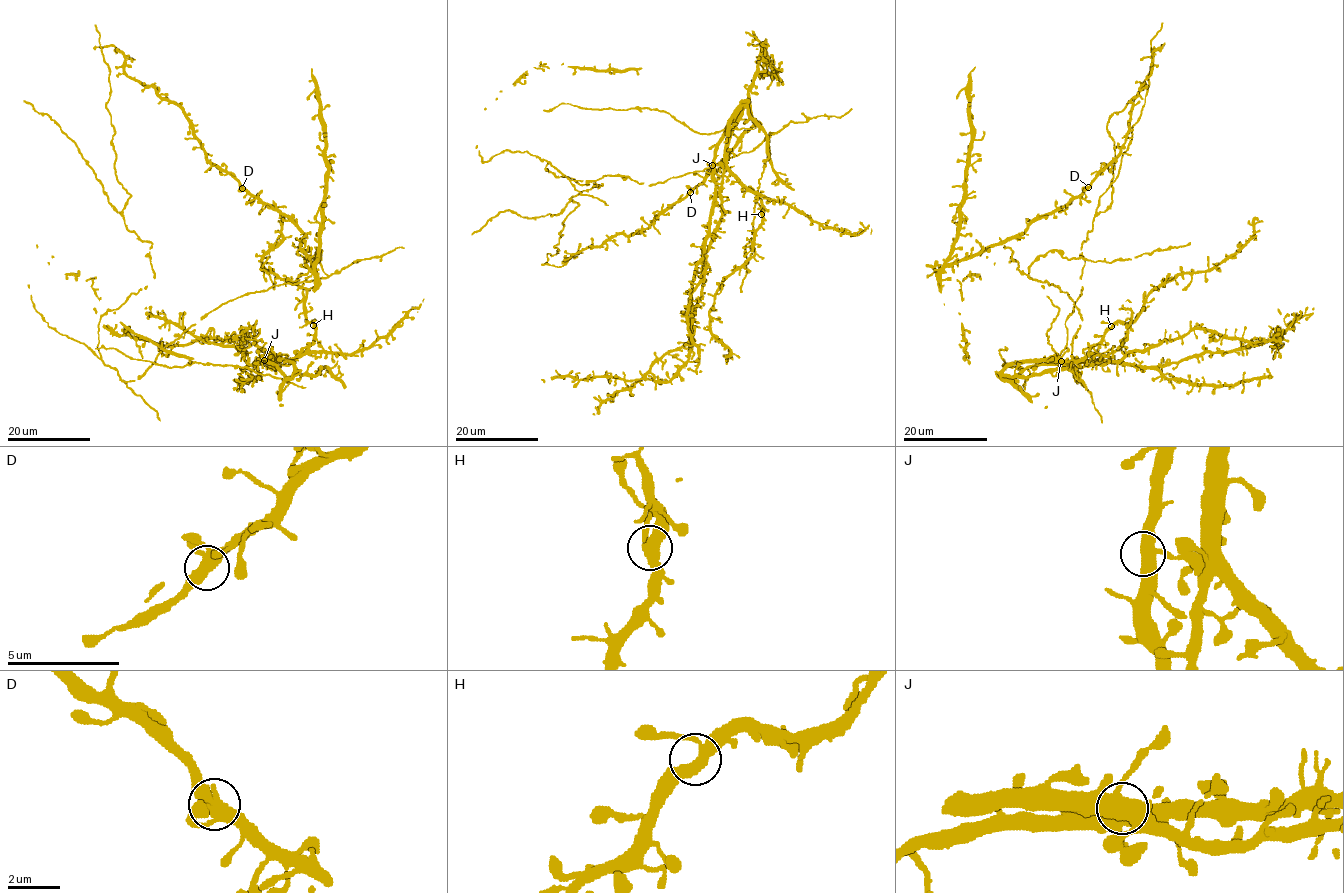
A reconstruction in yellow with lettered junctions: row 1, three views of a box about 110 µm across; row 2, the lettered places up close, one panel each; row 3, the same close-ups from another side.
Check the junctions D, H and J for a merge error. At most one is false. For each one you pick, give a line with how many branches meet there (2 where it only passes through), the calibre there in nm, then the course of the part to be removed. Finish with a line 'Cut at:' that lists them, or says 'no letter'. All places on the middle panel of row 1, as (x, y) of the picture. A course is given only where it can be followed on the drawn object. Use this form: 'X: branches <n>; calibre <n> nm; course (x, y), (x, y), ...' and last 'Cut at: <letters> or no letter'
Cut at: no letter

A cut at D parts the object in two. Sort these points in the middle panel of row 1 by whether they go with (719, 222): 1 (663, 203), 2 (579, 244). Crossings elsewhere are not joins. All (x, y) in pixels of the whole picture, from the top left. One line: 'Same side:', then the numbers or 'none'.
Same side: none

